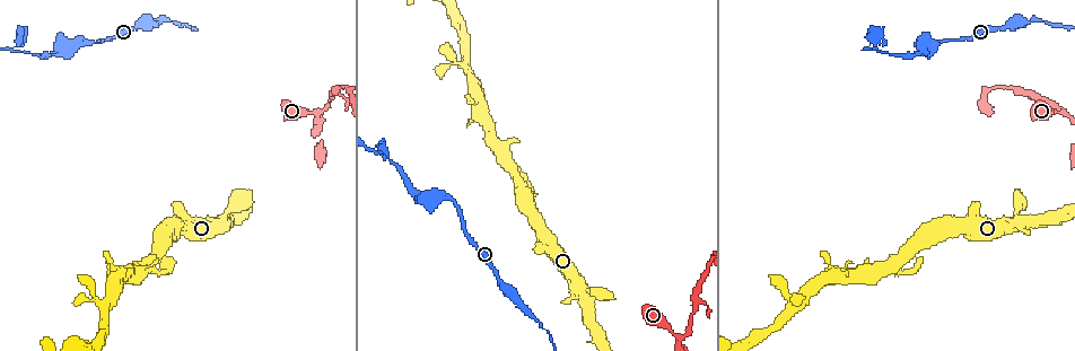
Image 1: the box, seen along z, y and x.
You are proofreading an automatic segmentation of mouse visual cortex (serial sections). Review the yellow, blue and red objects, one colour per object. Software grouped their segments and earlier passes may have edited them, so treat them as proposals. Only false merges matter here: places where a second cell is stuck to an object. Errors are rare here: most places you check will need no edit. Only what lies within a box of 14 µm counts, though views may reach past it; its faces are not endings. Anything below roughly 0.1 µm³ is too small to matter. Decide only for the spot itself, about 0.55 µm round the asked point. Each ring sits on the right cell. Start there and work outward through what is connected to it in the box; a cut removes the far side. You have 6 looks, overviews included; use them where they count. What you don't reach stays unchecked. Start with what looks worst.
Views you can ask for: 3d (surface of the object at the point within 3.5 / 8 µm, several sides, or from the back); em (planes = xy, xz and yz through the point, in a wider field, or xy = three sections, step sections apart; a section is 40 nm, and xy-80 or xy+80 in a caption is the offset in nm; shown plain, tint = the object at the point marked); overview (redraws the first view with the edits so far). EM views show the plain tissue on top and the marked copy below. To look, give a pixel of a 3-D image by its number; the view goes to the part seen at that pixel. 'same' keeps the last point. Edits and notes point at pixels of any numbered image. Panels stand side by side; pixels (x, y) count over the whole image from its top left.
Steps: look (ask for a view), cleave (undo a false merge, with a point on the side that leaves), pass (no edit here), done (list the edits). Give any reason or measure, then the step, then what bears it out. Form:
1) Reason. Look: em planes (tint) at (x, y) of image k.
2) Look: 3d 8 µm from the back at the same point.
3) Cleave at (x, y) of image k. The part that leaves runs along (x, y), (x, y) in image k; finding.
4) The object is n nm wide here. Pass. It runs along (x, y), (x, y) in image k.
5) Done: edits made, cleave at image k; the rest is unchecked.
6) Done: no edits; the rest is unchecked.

Three arms meet. Look: 3d 3.5 µm at (1061, 112) of image 1.

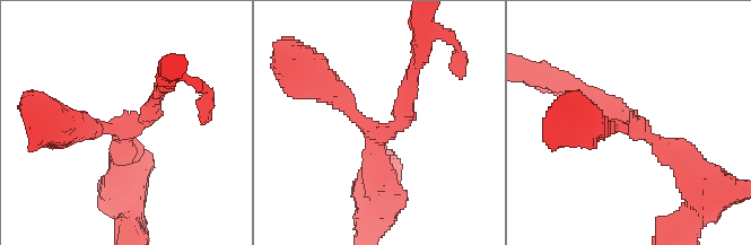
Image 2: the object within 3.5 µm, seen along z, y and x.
3 arms meet here; the arms are 250, 300, 400 nm wide; now the EM. Look: em xy step 5 (tint) at (632, 127) of image 2.

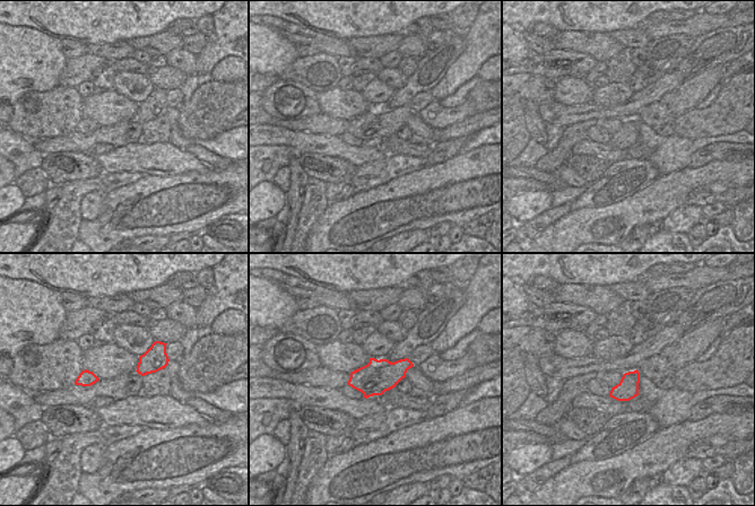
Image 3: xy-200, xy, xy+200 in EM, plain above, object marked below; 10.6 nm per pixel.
Pass. It runs along (58, 128), (131, 128), (155, 99) in image 2; continuous, no second cell.

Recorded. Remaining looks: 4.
Three arms meet. Look: 3d 8 µm at (518, 167) of image 1.

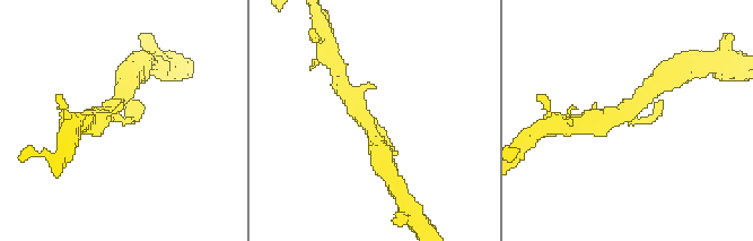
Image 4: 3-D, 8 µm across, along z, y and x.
3 arms meet here; the arms are 200, 450, 600 nm wide. Look: em xy step 1 (tint) at (626, 117) of image 4.

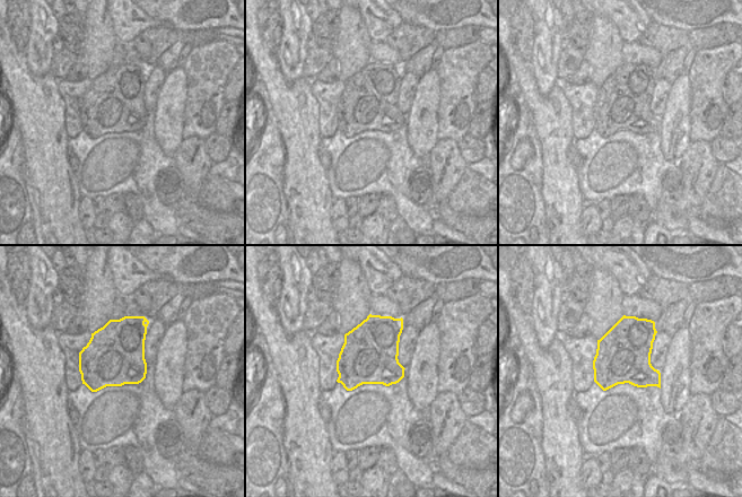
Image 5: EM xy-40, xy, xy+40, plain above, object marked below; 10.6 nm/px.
Pass. It runs along (377, 141), (368, 122), (348, 95) in image 4; continuous, no second cell.

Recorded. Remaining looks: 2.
Three-way junction. Look: 3d 3.5 µm from the back at (221, 224) of image 1.

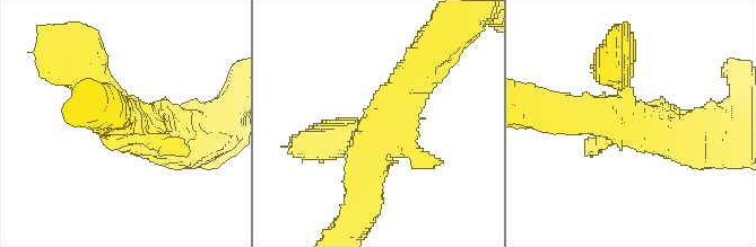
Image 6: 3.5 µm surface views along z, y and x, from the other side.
Need the tissue. Look: em xy step 3 (tint) at (379, 125) of image 6.

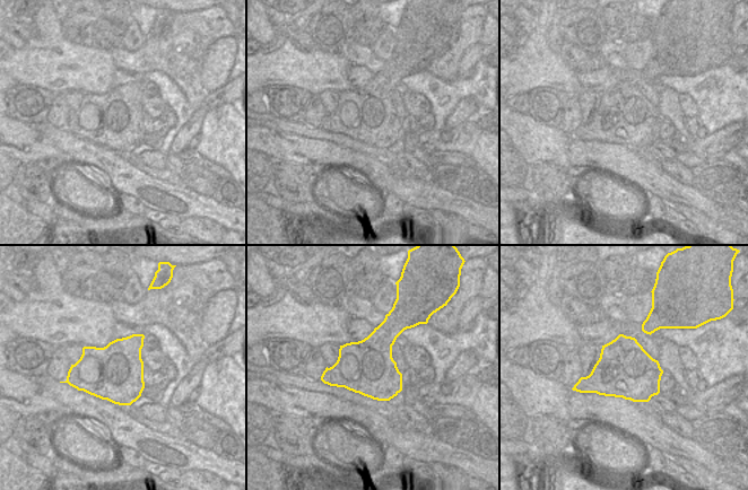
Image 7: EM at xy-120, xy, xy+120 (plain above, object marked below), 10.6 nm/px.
The object is 600 nm wide here. Pass. It runs along (420, 65), (368, 138), (365, 193) in image 6; continuous, no second cell.

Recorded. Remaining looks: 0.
Done: no edits; the rest is unchecked.

